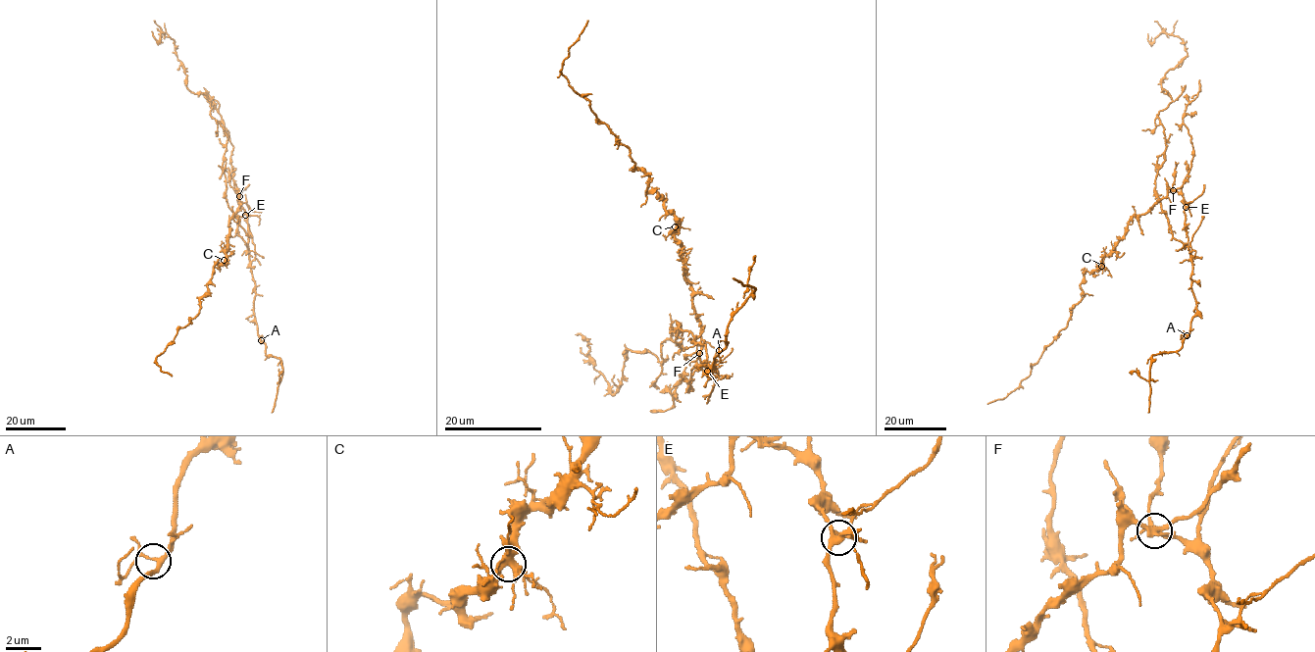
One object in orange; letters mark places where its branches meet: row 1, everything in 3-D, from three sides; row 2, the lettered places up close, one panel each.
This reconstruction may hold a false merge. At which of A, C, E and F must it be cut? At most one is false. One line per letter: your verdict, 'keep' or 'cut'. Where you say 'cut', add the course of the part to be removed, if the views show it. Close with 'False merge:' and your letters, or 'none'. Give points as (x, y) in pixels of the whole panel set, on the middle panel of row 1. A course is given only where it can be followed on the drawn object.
A: keep
C: keep
E: keep
F: cut; foreign part runs (699, 353), (676, 220), (562, 74), (587, 20)
False merge: F

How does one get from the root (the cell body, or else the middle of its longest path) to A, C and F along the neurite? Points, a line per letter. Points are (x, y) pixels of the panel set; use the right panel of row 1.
A: (1185, 216), (1191, 263), (1191, 291), (1197, 311), (1187, 335)
C: (1185, 216), (1183, 196), (1169, 189), (1168, 194), (1146, 212), (1134, 216), (1126, 233), (1104, 258), (1101, 266)
F: (1185, 216), (1183, 196), (1173, 190)

